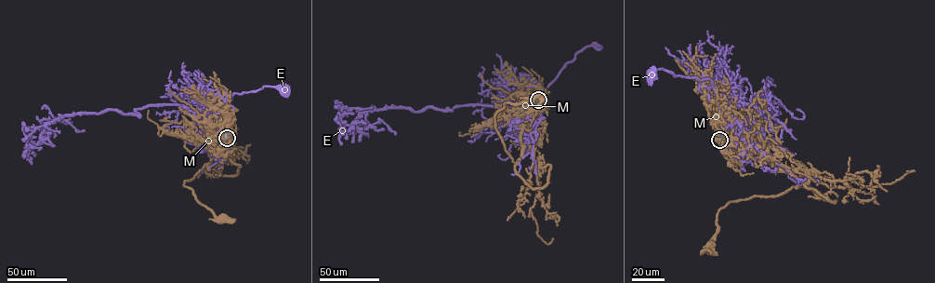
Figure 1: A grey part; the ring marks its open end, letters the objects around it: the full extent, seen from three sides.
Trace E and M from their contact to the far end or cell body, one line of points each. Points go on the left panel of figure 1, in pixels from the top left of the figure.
E: (224, 137), (217, 130), (214, 115), (234, 93), (254, 91), (265, 86), (283, 89)
M: (226, 138), (213, 135), (211, 161), (184, 183), (219, 220), (226, 219)

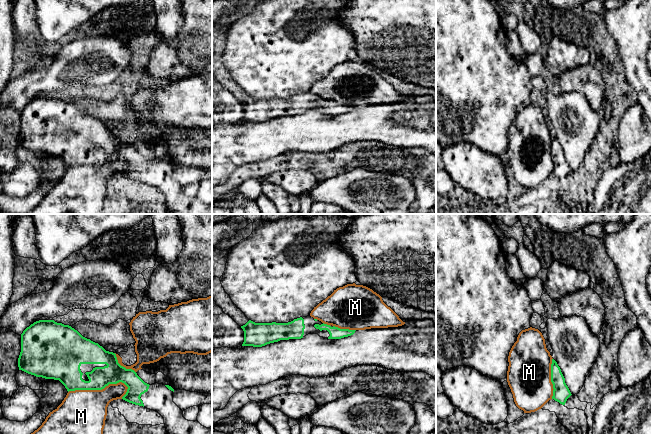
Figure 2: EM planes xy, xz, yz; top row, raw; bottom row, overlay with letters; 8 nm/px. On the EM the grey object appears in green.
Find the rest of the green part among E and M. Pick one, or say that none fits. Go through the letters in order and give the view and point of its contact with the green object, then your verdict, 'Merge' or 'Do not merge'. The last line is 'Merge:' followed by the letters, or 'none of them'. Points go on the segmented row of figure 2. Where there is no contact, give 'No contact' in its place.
E: No contact. Do not merge
M: Touches green at xy (98, 389). Do not merge
Merge: none of them

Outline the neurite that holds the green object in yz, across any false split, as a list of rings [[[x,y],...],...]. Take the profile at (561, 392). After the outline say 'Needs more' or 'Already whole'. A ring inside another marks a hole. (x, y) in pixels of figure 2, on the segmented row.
[[[552,359],[551,364],[551,382],[553,384],[553,396],[552,399],[565,405],[567,399],[572,395],[568,386],[565,383],[565,378],[561,372],[557,362]]]. Already whole

